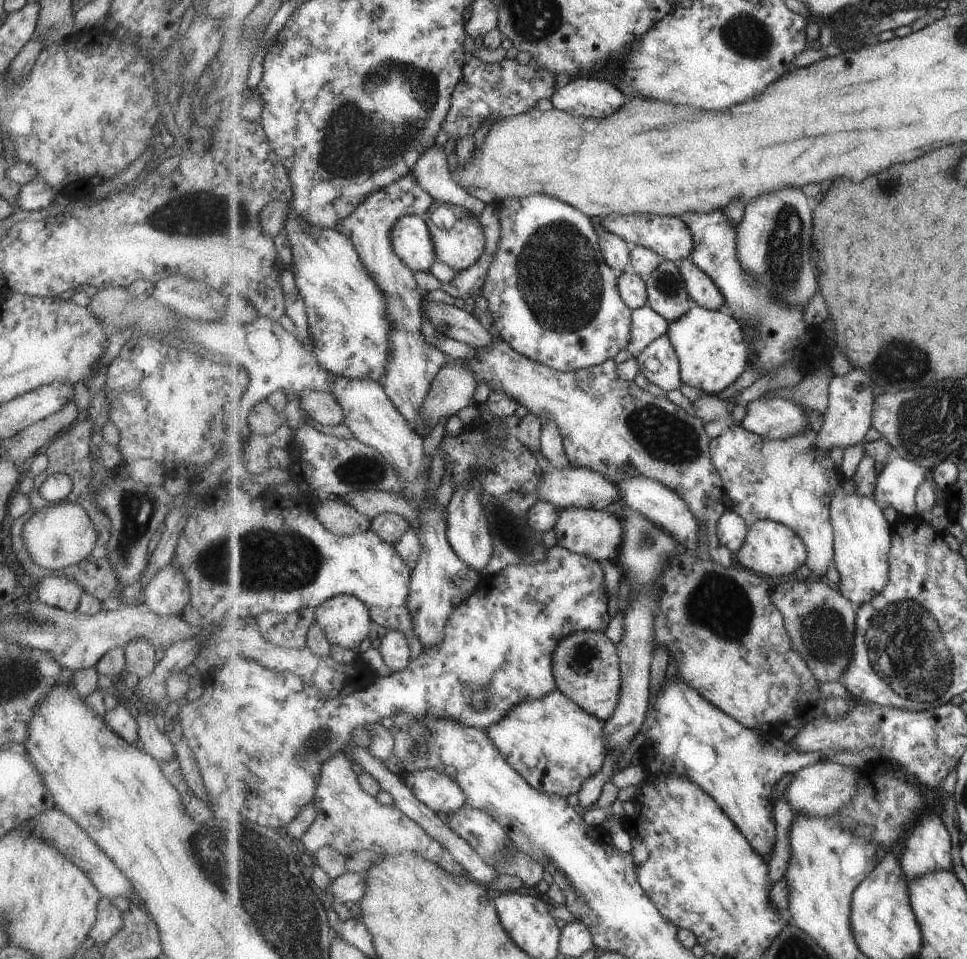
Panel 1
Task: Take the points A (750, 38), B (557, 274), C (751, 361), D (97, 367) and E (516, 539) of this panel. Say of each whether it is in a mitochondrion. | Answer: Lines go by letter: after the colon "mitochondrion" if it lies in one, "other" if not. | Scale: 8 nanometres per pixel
A: mitochondrion
B: mitochondrion
C: other
D: other
E: mitochondrion

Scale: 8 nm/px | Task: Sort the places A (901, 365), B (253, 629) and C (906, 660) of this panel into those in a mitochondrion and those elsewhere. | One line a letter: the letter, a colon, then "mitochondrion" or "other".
A: mitochondrion
B: other
C: mitochondrion

